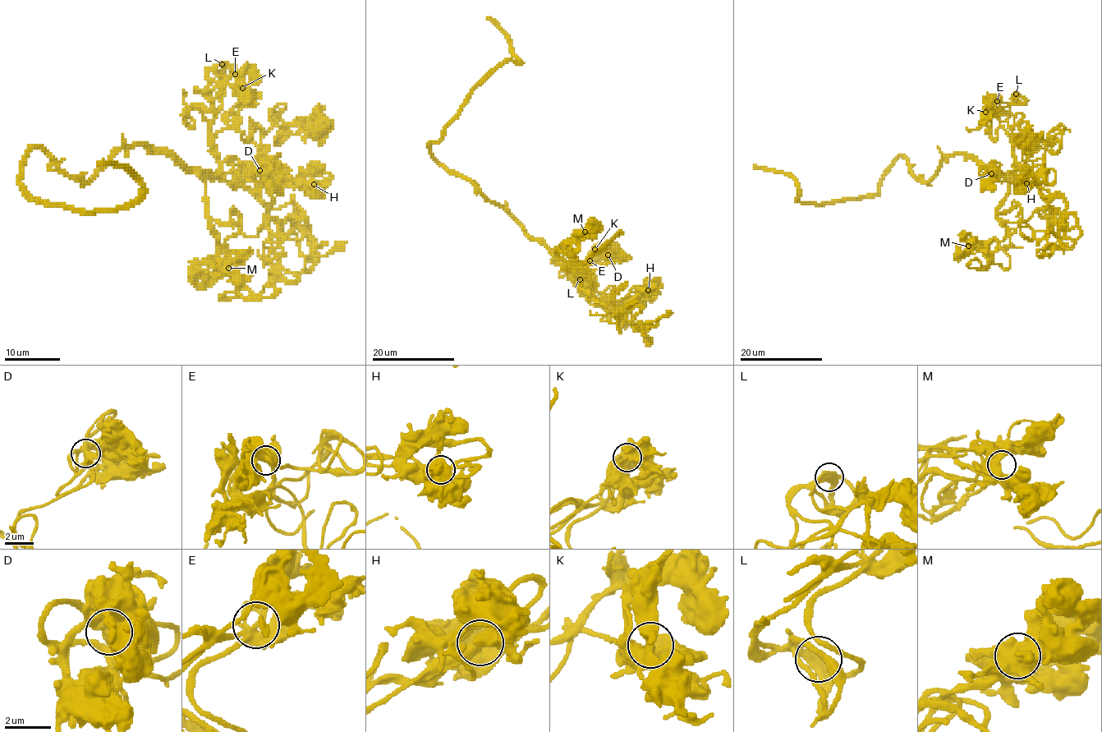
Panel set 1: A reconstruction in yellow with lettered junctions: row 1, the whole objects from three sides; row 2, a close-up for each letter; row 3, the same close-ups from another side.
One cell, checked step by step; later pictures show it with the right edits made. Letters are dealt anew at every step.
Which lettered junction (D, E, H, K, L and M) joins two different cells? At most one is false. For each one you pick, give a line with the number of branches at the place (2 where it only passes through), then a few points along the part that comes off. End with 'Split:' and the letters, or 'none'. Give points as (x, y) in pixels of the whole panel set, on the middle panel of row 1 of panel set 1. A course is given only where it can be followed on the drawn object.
Split: none

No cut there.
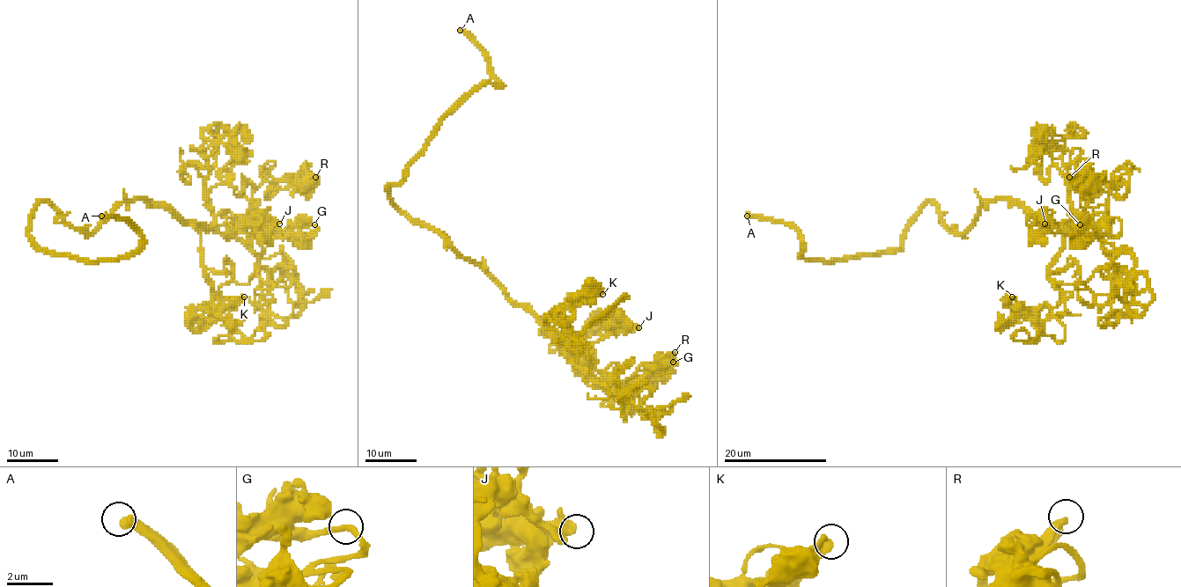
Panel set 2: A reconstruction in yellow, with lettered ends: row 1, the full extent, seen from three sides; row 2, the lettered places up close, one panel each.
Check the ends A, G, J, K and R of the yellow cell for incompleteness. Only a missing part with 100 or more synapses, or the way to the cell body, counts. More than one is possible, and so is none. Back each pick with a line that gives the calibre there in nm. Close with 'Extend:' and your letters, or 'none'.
A: calibre 500 nm
Extend: A

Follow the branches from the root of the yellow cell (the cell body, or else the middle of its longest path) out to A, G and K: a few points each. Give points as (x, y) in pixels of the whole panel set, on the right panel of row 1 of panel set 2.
A: (974, 221), (964, 232), (953, 232), (928, 201), (897, 250), (808, 260), (792, 227), (747, 216)
G: (974, 221), (984, 204), (1012, 199), (1050, 224), (1068, 228), (1100, 221), (1109, 224), (1089, 235), (1080, 224)
K: (974, 221), (984, 204), (1012, 199), (1061, 233), (1063, 249), (1049, 268), (1059, 303), (1019, 313), (1012, 297)

